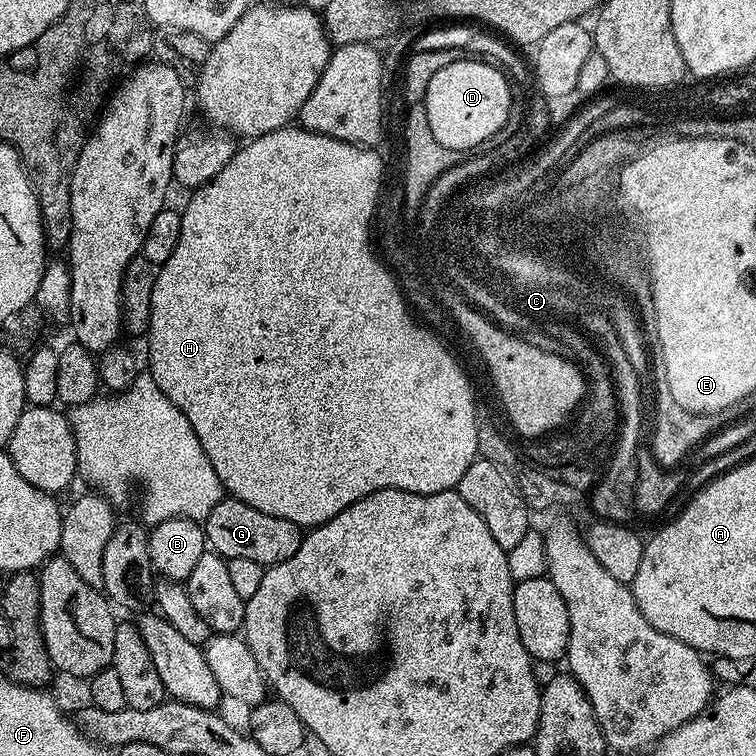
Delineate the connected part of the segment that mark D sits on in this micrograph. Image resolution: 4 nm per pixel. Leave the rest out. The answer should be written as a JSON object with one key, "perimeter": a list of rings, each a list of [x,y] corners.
{"perimeter":[[[465,58],[444,66],[434,74],[426,90],[423,106],[434,138],[438,138],[438,142],[450,150],[468,154],[472,148],[502,130],[513,103],[514,92],[509,77],[483,59]]]}

